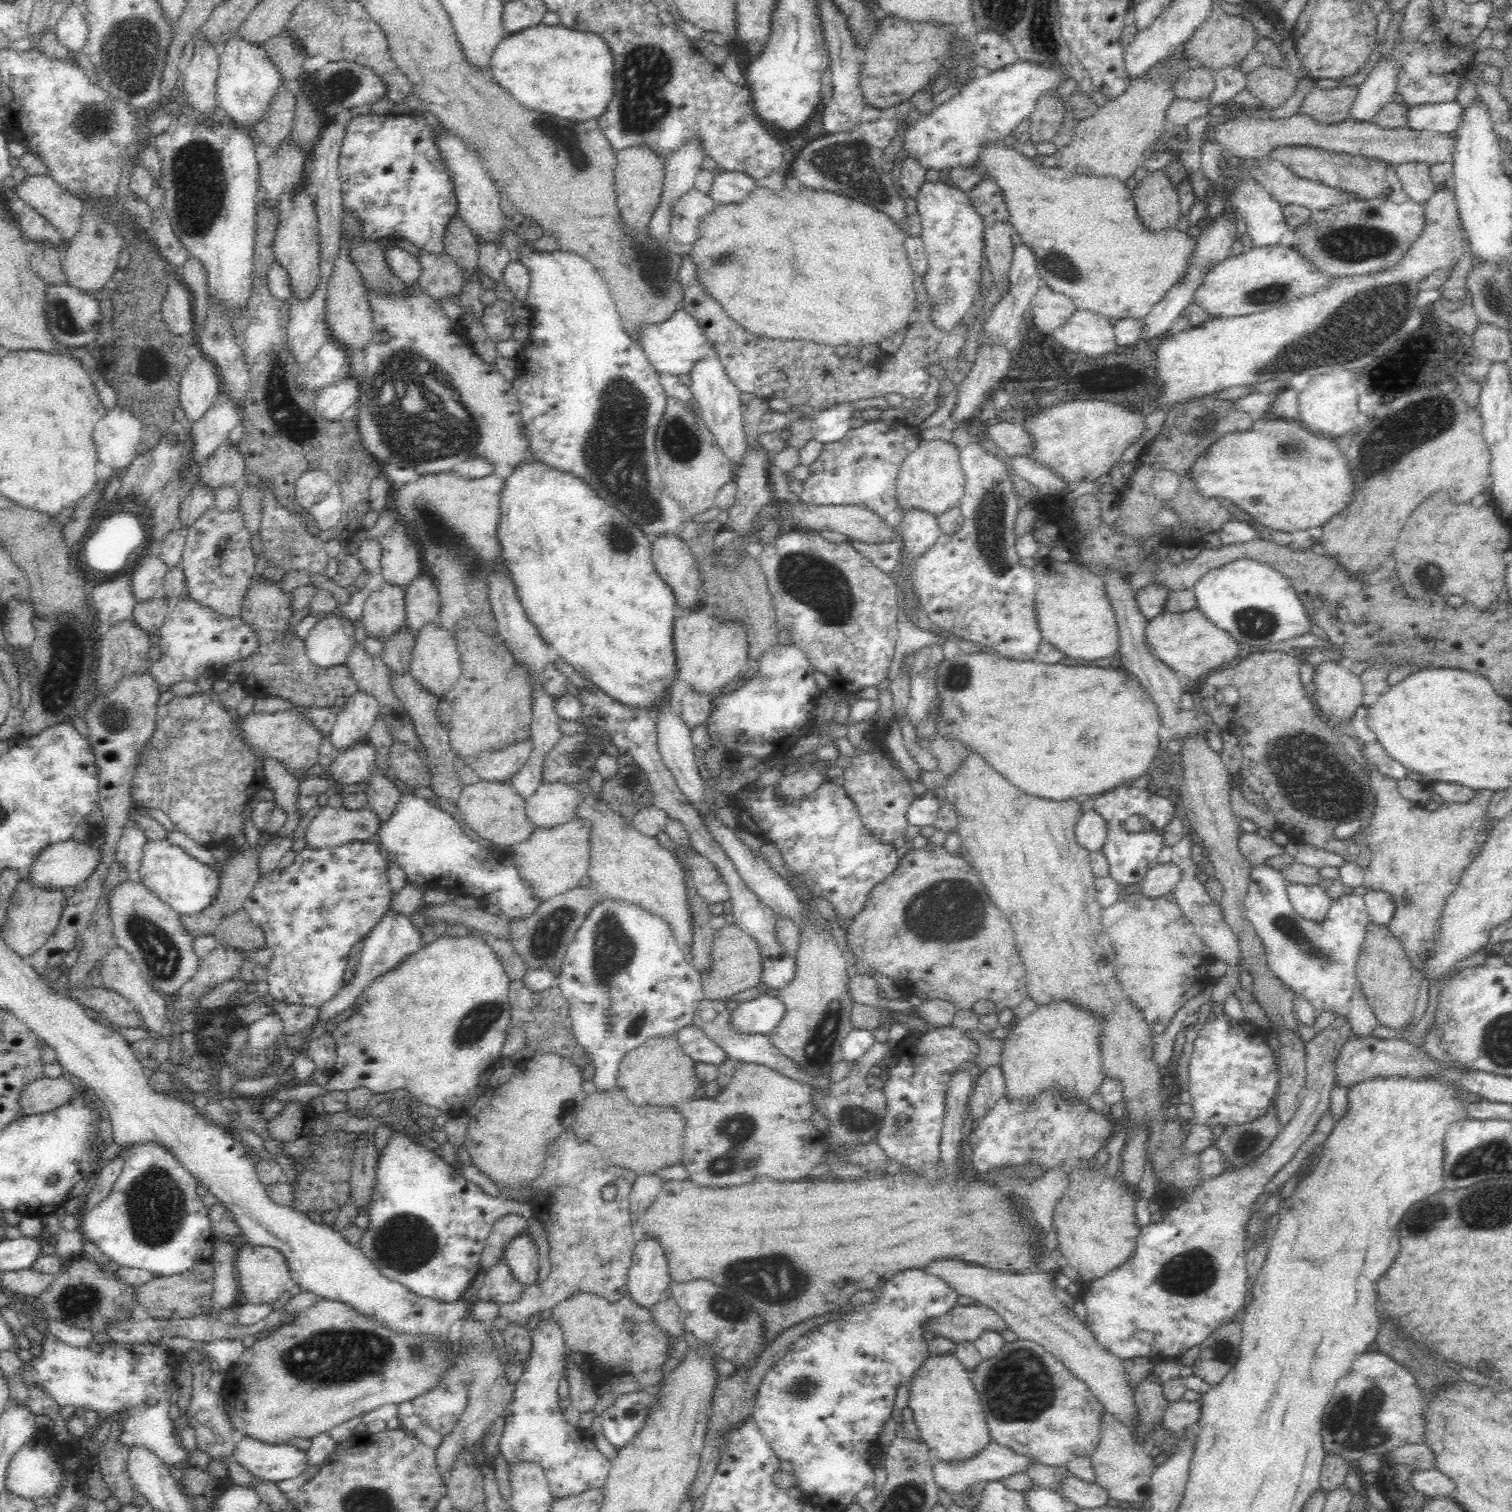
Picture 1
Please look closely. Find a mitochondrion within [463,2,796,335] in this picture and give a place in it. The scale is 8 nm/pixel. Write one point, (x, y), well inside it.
(645, 74)

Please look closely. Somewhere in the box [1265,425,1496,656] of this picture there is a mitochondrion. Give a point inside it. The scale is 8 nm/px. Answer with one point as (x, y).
(1424, 576)

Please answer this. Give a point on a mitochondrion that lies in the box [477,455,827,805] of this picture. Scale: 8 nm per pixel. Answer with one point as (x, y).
(621, 541)

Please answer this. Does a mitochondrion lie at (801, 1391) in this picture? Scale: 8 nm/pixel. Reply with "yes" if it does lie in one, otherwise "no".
yes

